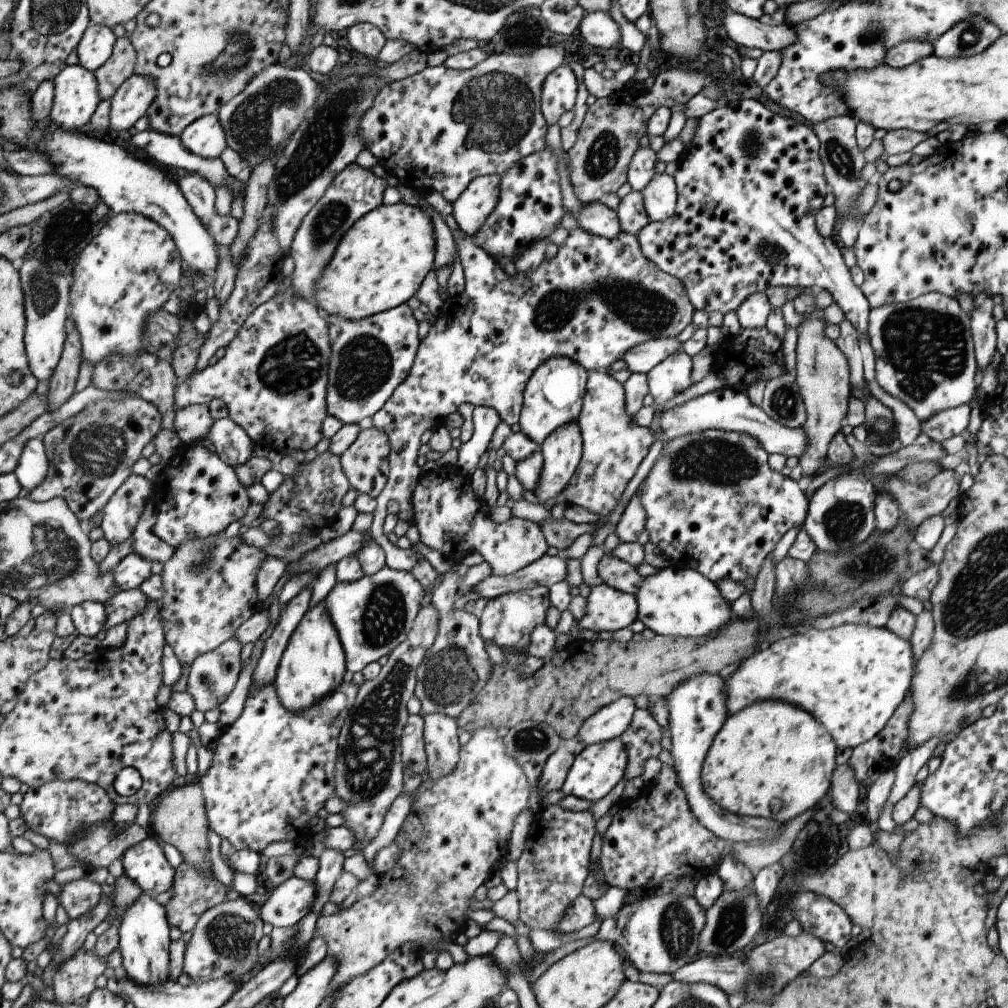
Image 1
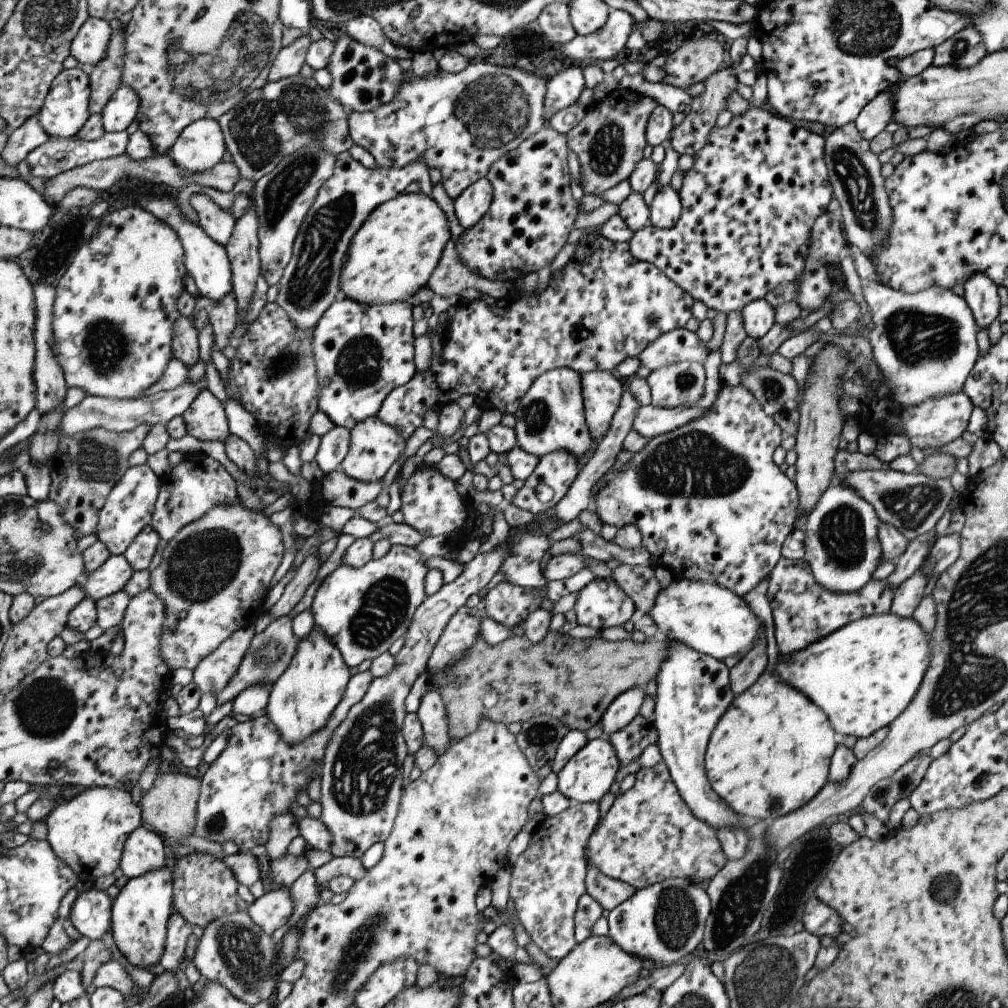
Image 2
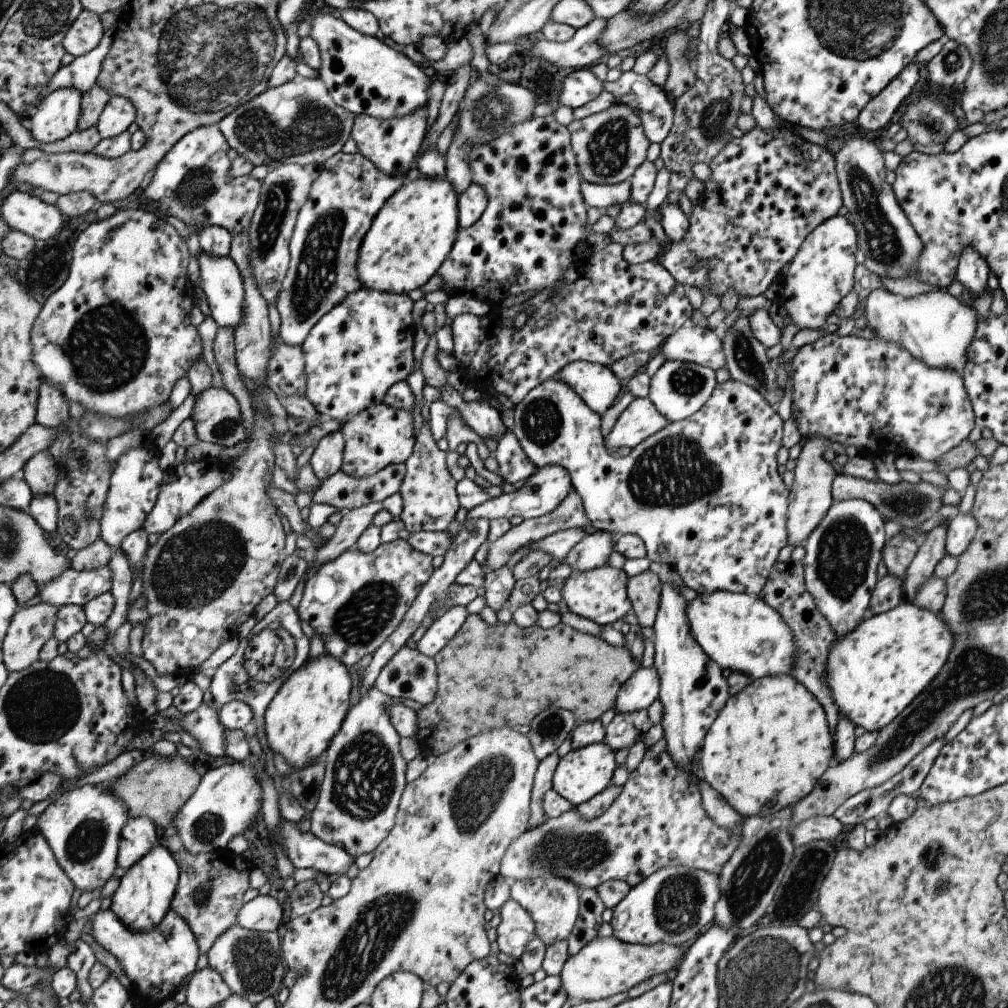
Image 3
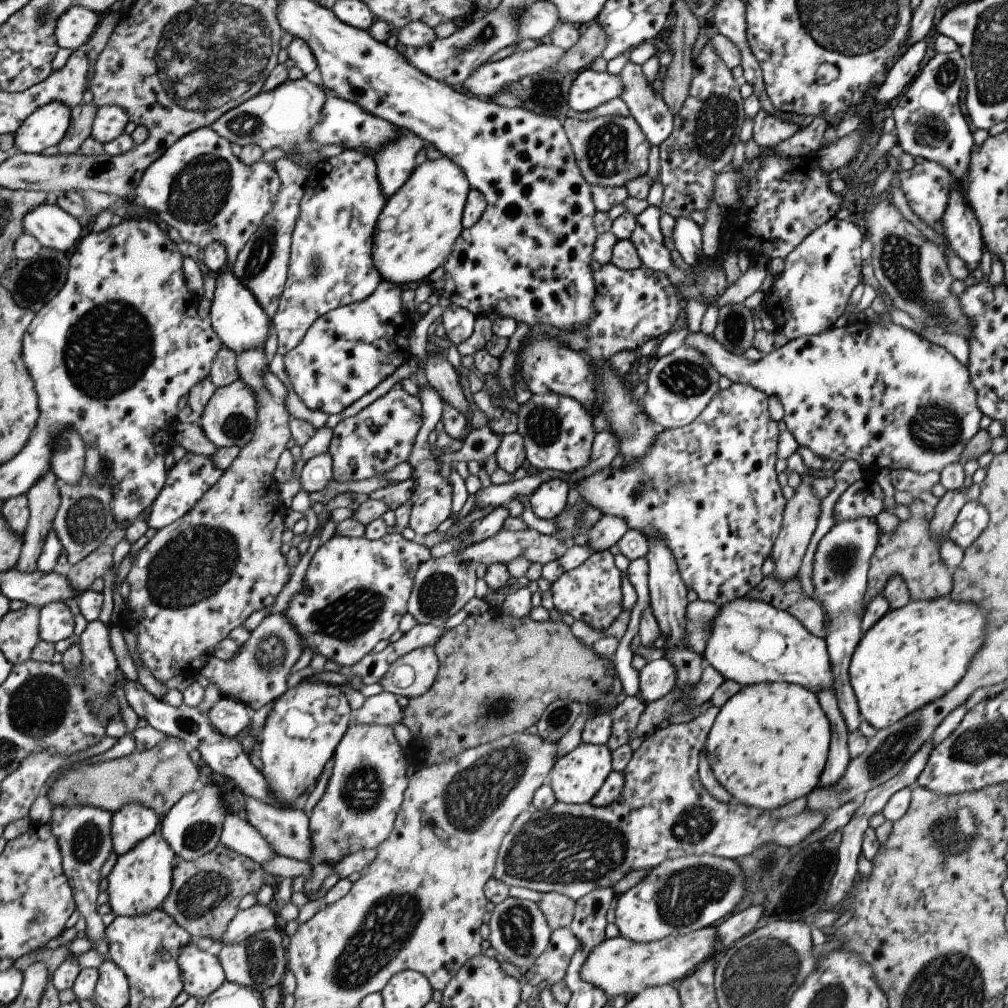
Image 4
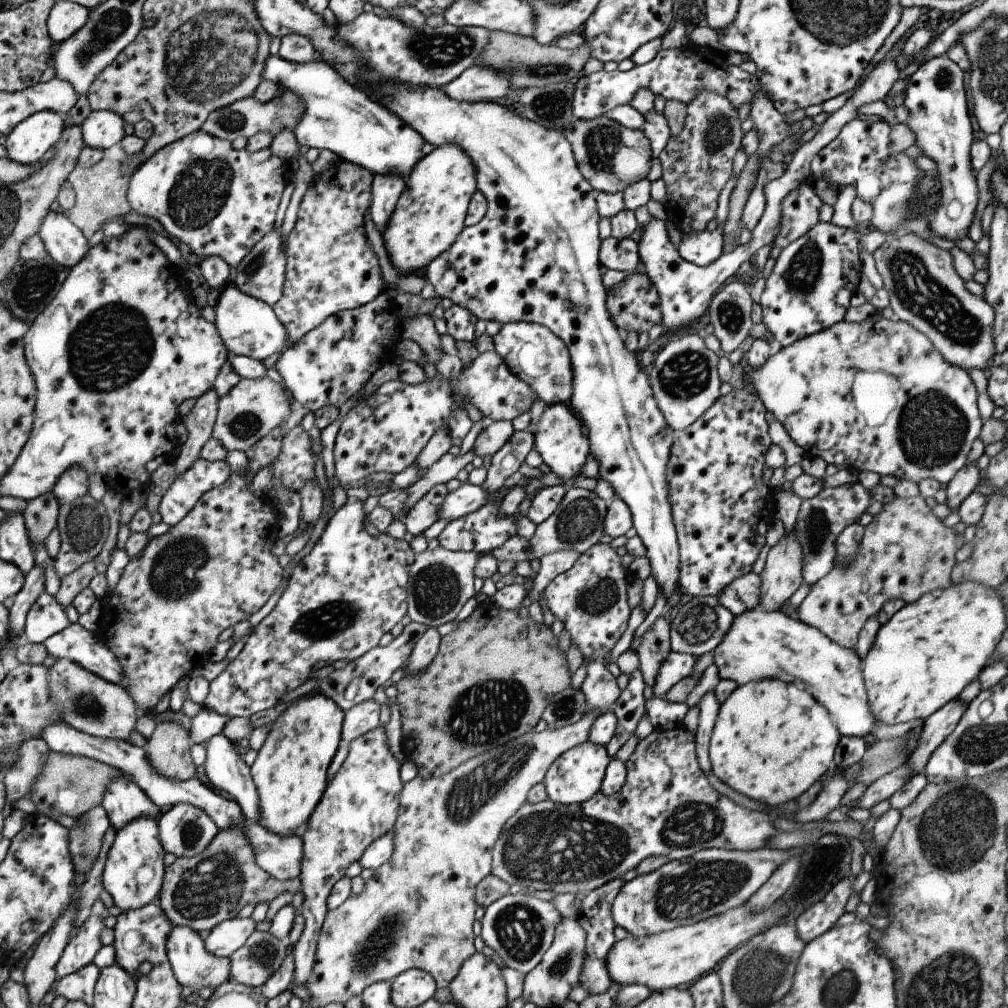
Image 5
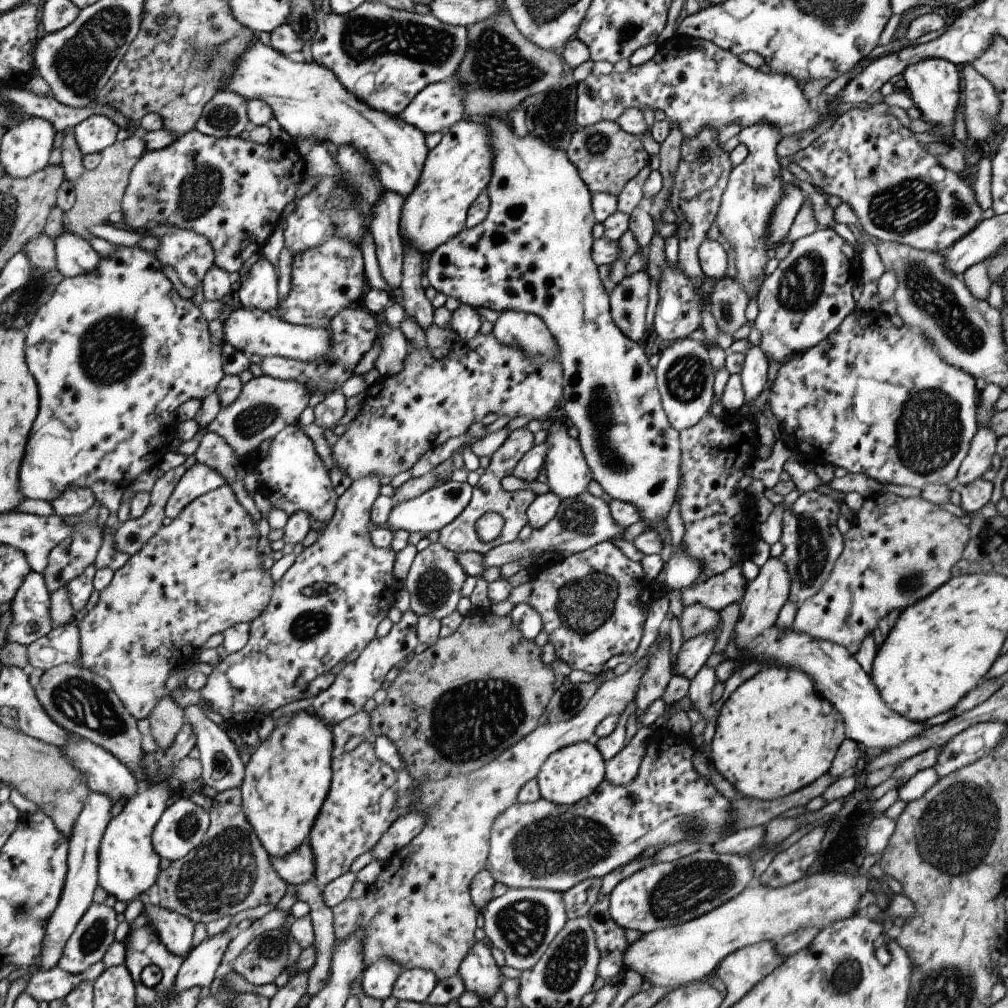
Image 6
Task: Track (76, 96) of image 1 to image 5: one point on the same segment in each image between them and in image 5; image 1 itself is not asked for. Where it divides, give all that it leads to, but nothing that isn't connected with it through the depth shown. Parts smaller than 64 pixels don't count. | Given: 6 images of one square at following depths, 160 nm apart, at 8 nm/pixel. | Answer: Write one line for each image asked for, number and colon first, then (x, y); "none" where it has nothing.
2: (66, 109)
3: (57, 115)
4: (47, 126)
5: (27, 144)

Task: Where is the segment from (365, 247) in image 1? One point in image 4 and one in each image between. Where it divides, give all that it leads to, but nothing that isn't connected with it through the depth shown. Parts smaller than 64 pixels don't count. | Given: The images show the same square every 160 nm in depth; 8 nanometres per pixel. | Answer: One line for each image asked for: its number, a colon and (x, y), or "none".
2: (390, 257)
3: (410, 236)
4: (414, 232)

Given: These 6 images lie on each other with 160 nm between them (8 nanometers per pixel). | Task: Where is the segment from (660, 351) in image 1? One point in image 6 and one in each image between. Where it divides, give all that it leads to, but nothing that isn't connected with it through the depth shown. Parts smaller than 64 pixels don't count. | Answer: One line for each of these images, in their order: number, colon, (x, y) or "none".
2: (678, 345)
3: (689, 343)
4: (884, 396)
5: (877, 396)
6: (874, 399)

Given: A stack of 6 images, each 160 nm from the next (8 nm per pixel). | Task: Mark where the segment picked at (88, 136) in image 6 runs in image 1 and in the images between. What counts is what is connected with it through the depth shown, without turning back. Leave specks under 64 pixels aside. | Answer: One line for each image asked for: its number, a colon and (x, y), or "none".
1: (130, 101)
2: (120, 110)
3: (118, 113)
4: (109, 120)
5: (101, 129)

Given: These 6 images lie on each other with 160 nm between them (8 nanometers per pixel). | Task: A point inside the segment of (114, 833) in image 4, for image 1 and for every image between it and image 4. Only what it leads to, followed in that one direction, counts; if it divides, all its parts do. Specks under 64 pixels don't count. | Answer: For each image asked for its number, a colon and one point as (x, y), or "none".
1: (144, 863)
2: (143, 851)
3: (137, 837)

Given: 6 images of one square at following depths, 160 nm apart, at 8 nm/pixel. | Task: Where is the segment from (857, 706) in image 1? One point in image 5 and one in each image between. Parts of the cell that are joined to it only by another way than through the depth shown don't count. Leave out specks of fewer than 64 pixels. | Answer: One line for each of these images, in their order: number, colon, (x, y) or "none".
2: (862, 675)
3: (873, 673)
4: (911, 655)
5: (928, 651)

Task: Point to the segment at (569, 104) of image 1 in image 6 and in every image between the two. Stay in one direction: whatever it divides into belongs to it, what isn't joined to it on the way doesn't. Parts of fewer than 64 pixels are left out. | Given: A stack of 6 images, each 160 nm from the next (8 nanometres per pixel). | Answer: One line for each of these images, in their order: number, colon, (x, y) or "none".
2: (563, 88)
3: (580, 87)
4: (588, 89)
5: (680, 73)
6: (696, 84)

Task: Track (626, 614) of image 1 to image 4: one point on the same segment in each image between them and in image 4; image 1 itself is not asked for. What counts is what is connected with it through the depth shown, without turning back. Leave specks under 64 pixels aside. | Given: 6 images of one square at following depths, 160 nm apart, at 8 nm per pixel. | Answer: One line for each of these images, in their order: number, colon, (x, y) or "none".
2: (601, 603)
3: (599, 595)
4: (591, 592)

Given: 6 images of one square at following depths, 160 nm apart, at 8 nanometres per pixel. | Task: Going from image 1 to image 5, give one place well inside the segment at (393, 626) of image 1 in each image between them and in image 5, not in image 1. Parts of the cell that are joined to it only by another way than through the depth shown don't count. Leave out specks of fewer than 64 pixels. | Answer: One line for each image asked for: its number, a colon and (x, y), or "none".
2: (362, 611)
3: (354, 602)
4: (354, 592)
5: (350, 588)

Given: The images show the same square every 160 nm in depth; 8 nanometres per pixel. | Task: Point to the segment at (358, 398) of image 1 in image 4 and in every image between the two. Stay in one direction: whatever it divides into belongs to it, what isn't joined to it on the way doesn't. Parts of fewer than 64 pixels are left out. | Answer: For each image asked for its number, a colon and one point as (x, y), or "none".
2: (361, 352)
3: (351, 356)
4: (346, 352)

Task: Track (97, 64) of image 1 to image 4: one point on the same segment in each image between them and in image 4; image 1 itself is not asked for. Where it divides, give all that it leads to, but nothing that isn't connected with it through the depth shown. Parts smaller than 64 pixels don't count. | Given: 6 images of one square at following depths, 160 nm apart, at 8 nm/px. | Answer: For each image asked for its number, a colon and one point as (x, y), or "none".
2: (89, 45)
3: (84, 34)
4: (74, 28)

